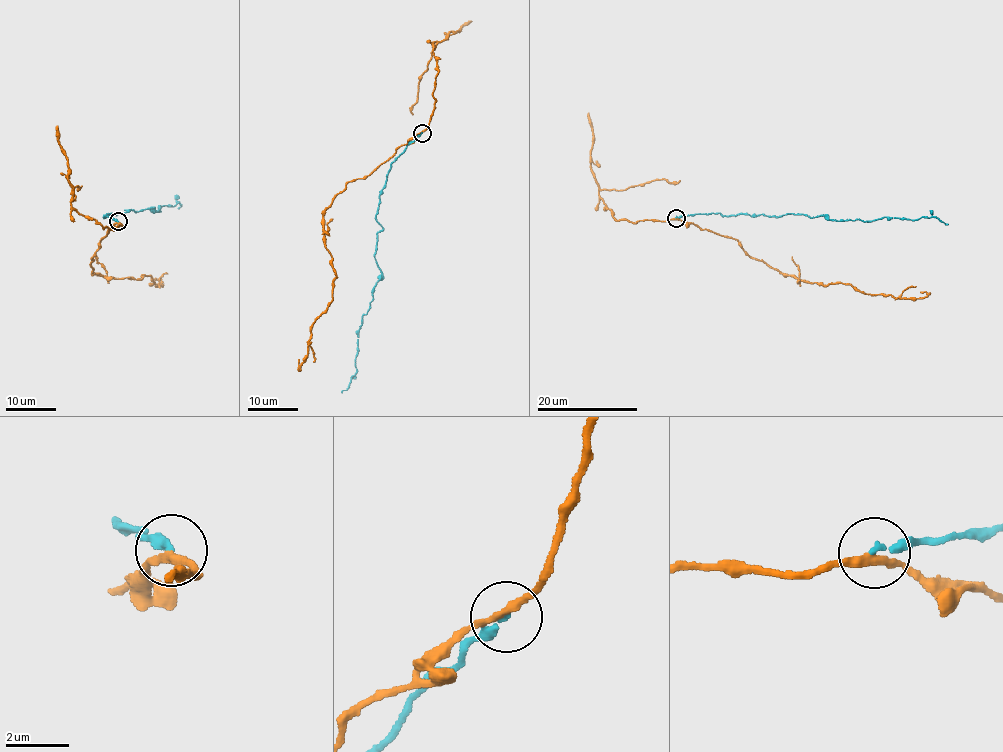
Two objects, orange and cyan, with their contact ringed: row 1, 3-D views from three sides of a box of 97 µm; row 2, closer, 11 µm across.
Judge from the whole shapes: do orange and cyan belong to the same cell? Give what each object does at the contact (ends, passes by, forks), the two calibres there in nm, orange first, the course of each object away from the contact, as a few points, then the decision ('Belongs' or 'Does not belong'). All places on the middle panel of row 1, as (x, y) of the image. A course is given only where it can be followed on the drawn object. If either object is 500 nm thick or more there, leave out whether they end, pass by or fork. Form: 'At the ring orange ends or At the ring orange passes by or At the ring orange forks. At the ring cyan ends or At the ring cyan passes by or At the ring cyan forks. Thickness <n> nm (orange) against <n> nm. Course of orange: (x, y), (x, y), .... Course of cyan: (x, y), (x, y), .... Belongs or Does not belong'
At the ring orange passes by. At the ring cyan ends. Thickness 240 nm (orange) against 190 nm. Course of orange: (422, 132), (346, 184), (325, 210), (325, 246), (336, 277), (333, 301), (312, 324), (299, 368), (298, 359). Course of cyan: (422, 133), (391, 164), (380, 195), (374, 257), (381, 278), (362, 316), (356, 373), (341, 391). Does not belong

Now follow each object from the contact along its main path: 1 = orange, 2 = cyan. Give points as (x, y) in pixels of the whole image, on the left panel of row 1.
1: (117, 222), (91, 258), (92, 272), (135, 279), (151, 275), (149, 284), (163, 285), (153, 280)
2: (118, 222), (104, 215), (147, 208), (153, 212), (160, 210), (159, 205), (174, 206), (179, 201), (178, 208)

